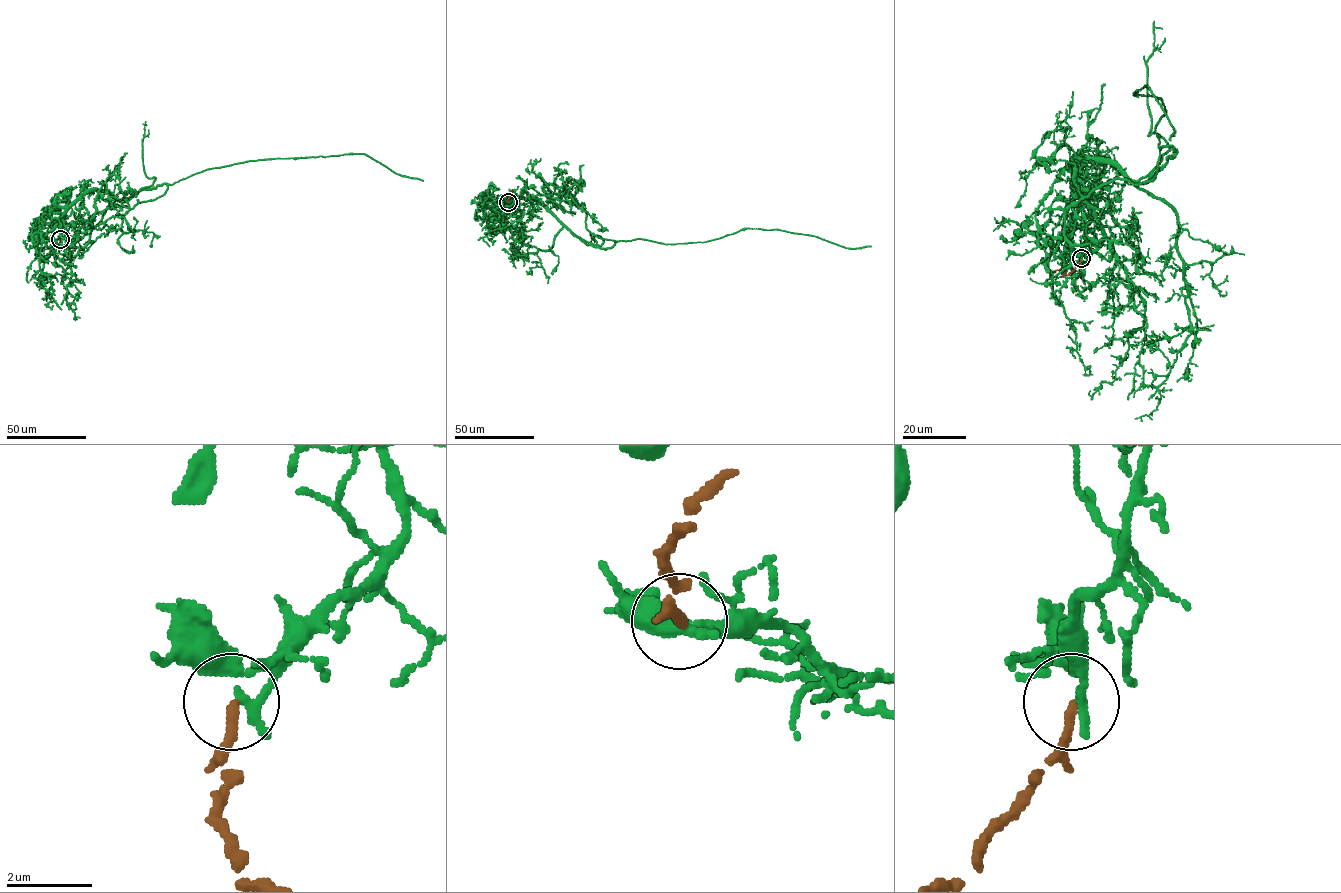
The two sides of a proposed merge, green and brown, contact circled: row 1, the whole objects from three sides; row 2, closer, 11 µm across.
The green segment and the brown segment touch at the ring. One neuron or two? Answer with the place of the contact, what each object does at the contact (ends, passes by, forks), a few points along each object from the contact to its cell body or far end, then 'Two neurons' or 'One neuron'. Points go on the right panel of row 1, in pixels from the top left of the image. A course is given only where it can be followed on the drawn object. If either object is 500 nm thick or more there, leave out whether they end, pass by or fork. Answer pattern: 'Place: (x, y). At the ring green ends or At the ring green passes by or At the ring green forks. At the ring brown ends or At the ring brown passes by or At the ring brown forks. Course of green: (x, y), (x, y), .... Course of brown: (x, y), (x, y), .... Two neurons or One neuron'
Place: (1081, 258). At the ring green ends. At the ring brown ends. Course of green: (1081, 258), (1095, 215), (1079, 163), (1138, 180), (1173, 155), (1143, 86), (1170, 140). Course of brown: (1081, 258), (1067, 275), (1055, 271). Two neurons

